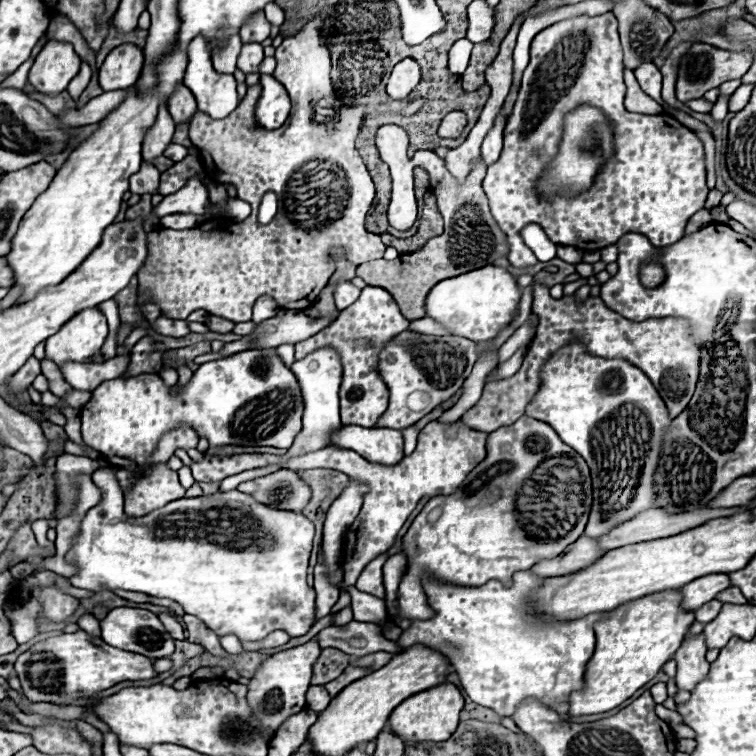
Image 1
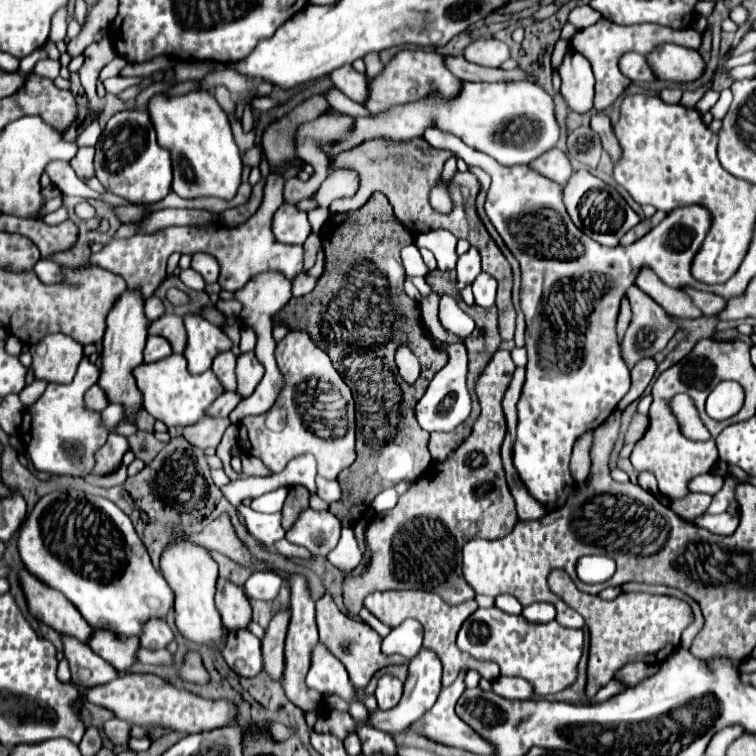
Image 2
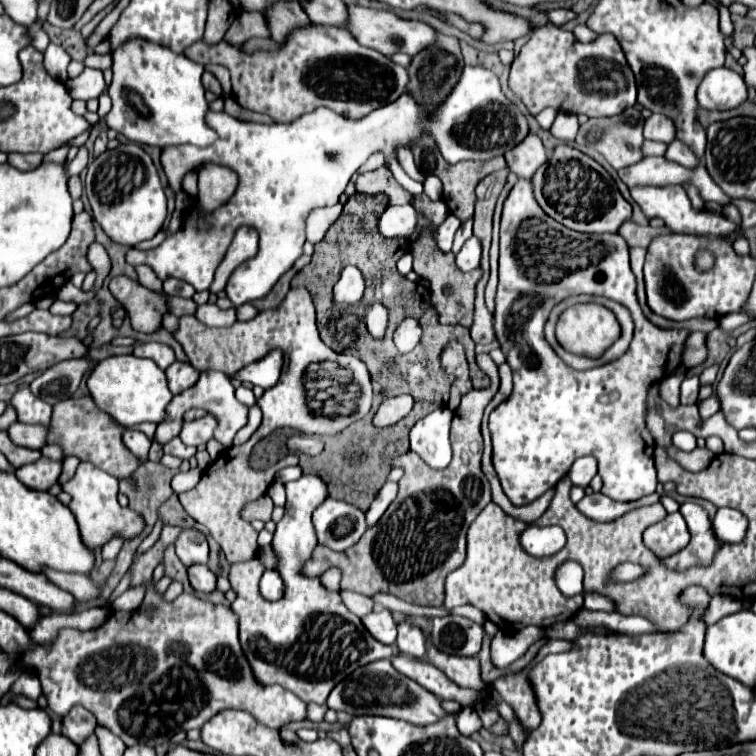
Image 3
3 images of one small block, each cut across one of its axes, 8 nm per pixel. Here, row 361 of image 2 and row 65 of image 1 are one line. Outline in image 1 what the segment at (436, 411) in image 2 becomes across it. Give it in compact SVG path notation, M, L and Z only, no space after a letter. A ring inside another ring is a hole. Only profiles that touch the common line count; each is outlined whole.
M460 38L452 44L450 52L448 52L448 68L454 72L454 74L462 74L468 66L468 60L470 60L470 52L472 52L472 42L466 40L466 38Z

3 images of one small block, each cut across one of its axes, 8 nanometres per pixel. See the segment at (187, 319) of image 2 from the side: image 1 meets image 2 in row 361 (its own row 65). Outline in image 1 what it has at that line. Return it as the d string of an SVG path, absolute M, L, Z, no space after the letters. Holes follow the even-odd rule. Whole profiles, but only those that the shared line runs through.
M196 36L188 48L188 66L184 84L192 90L198 102L198 110L220 120L226 118L238 106L236 80L228 74L218 74L212 68L208 42L204 36Z

